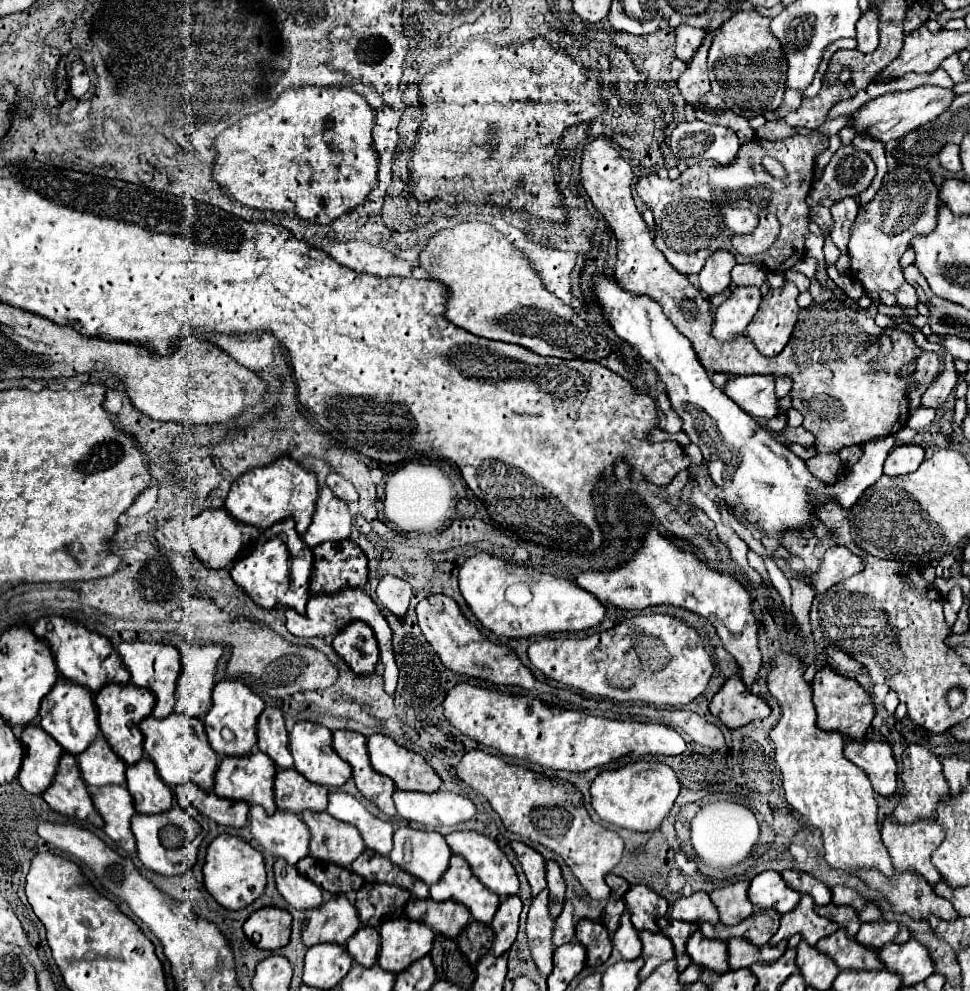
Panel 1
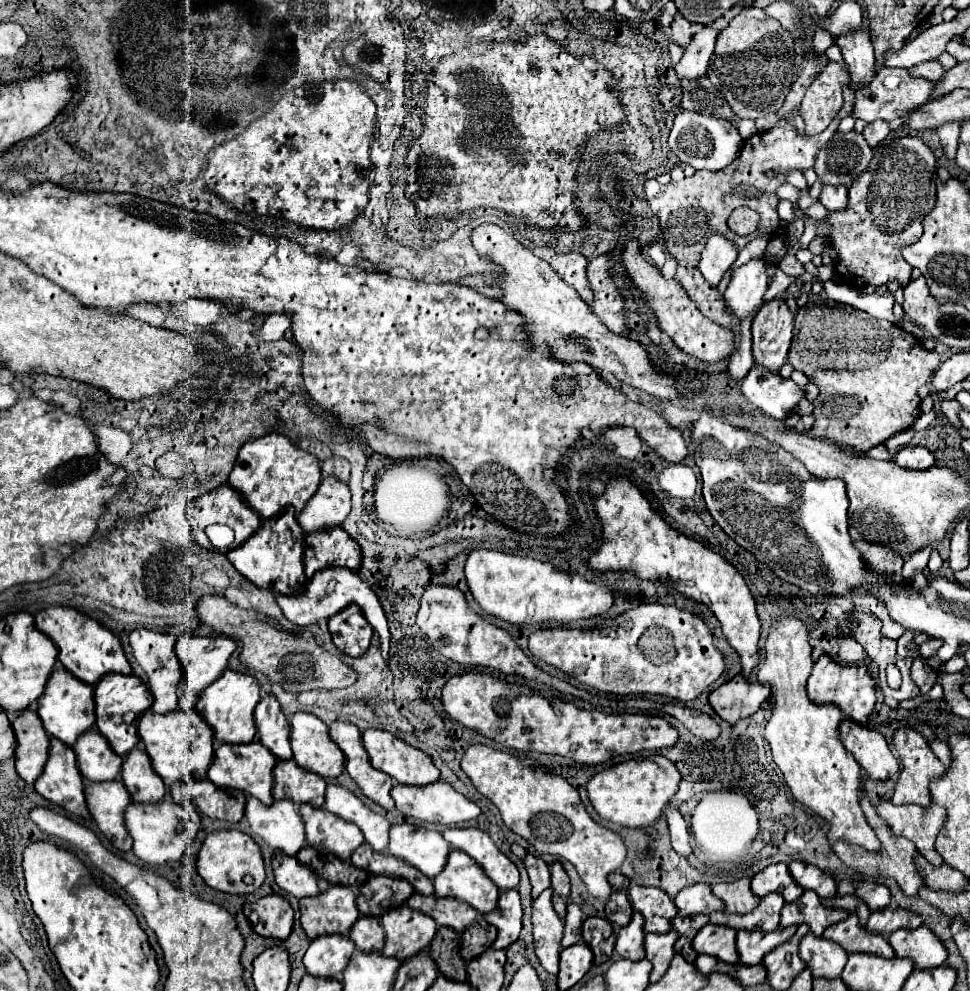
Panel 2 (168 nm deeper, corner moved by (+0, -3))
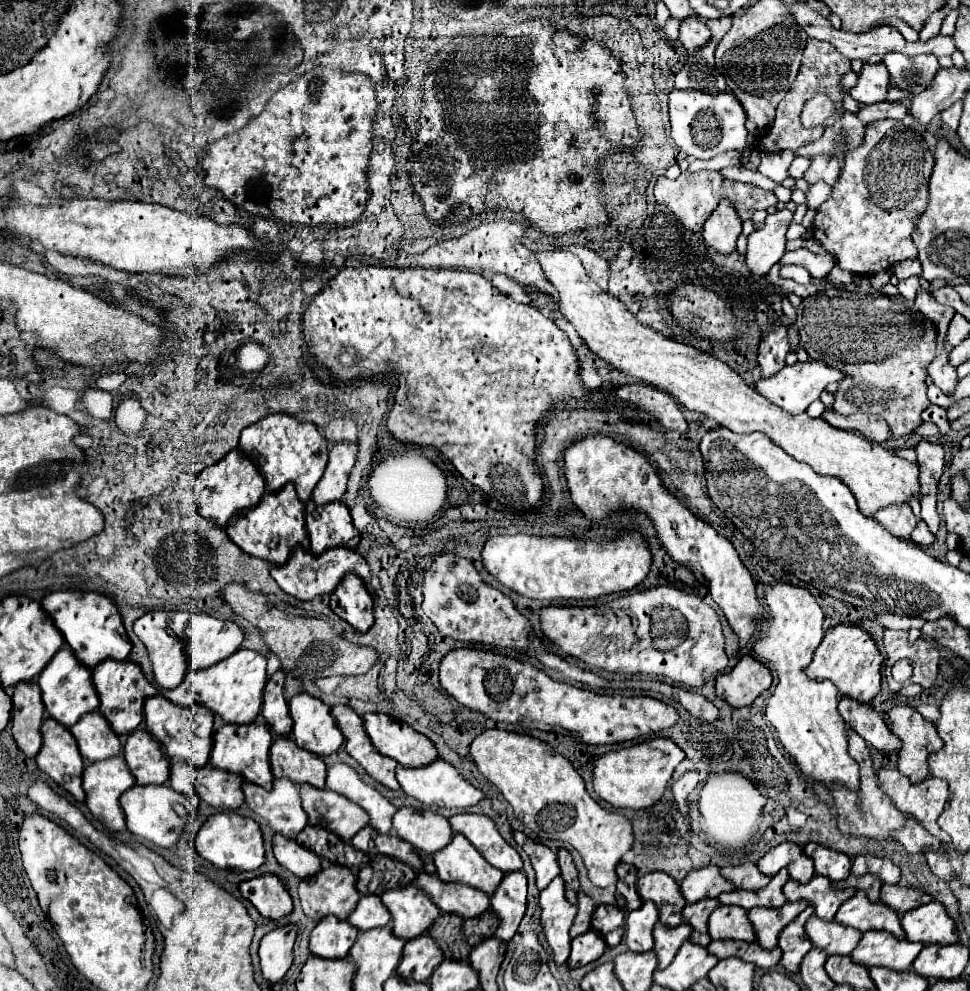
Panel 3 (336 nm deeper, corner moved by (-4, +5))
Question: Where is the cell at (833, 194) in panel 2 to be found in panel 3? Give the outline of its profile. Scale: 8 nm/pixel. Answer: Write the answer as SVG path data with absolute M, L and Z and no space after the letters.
M813 156L811 158L811 166L805 172L805 180L809 184L815 184L819 180L827 182L829 186L833 186L837 182L837 176L841 174L841 164L835 156Z

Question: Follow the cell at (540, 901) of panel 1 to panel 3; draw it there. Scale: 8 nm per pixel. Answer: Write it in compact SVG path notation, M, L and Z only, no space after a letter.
M559 876L553 878L551 884L541 892L539 904L541 904L541 928L553 950L557 966L563 966L569 958L569 946L571 946L569 928L575 920L577 906L567 902L563 880Z

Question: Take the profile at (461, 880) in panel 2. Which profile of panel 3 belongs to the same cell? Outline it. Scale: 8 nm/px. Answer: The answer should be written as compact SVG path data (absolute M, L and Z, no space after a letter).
M455 834L449 846L433 854L433 860L437 866L437 876L443 882L459 882L489 896L497 890L503 878L503 872L493 868L461 834Z

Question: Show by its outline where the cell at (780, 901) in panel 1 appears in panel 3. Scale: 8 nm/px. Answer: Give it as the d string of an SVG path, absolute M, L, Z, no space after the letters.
M783 842L777 848L773 848L771 852L767 852L757 862L757 866L759 866L761 874L765 874L765 876L773 876L773 874L777 874L777 870L787 868L791 880L801 882L801 884L809 882L815 872L813 862L811 862L811 858L807 858L803 854L803 848L797 844L789 844L789 842Z

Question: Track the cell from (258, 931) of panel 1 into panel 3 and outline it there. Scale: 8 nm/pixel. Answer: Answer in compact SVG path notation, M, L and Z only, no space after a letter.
M259 876L239 884L243 898L247 898L263 918L279 920L293 912L291 896L287 894L283 882L277 876Z

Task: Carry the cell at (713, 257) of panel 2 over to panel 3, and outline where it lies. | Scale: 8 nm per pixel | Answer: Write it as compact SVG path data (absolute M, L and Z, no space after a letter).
M721 200L717 210L703 224L703 240L715 252L729 256L735 252L735 240L741 234L741 218L729 200Z

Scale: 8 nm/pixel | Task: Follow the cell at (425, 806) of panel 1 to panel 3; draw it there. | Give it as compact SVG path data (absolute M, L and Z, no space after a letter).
M437 760L423 768L397 768L397 782L401 784L401 790L419 800L425 806L443 806L443 808L469 808L475 806L479 800L483 800L483 792L471 786L449 762Z

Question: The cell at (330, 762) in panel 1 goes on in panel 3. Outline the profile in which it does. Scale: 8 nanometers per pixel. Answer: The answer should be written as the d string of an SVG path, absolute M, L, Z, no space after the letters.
M297 694L289 700L289 714L293 718L293 738L303 750L329 756L341 748L343 734L329 706L321 700L309 694Z

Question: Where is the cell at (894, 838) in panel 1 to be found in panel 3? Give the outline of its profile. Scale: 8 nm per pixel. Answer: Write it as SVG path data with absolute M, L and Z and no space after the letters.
M883 768L879 772L879 786L881 790L891 798L891 802L895 804L897 810L901 810L903 814L909 814L913 816L927 832L931 832L941 844L951 844L951 838L937 826L937 818L943 814L943 808L949 800L949 790L947 790L947 784L939 778L933 778L929 776L927 780L919 782L919 784L911 784L907 778L903 778L895 768Z

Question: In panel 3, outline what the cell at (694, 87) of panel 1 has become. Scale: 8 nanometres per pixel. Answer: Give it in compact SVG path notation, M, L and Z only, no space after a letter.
M691 16L681 22L679 40L687 50L699 50L701 46L705 46L705 42L709 42L709 38L711 30L701 16Z

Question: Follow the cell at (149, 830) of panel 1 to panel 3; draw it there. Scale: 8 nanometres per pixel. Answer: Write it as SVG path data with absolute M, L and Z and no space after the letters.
M151 784L149 786L133 786L121 798L121 808L125 810L125 818L127 818L127 830L141 840L153 842L155 846L173 848L179 842L179 838L185 830L185 824L189 820L189 818L179 818L177 816L177 812L173 810L175 802L183 804L185 808L189 806L189 810L193 810L191 800L185 794L179 794L165 784L161 784L161 786L151 786Z

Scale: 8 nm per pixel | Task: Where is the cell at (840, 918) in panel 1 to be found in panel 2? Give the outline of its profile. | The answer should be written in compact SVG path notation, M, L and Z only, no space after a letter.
M851 894L851 896L833 896L833 898L825 898L823 904L829 906L829 908L843 908L843 910L849 910L849 914L855 914L855 916L859 918L861 926L865 926L867 918L869 918L869 914L871 914L869 906L867 906L861 898L857 898L857 896L853 896L853 894Z

